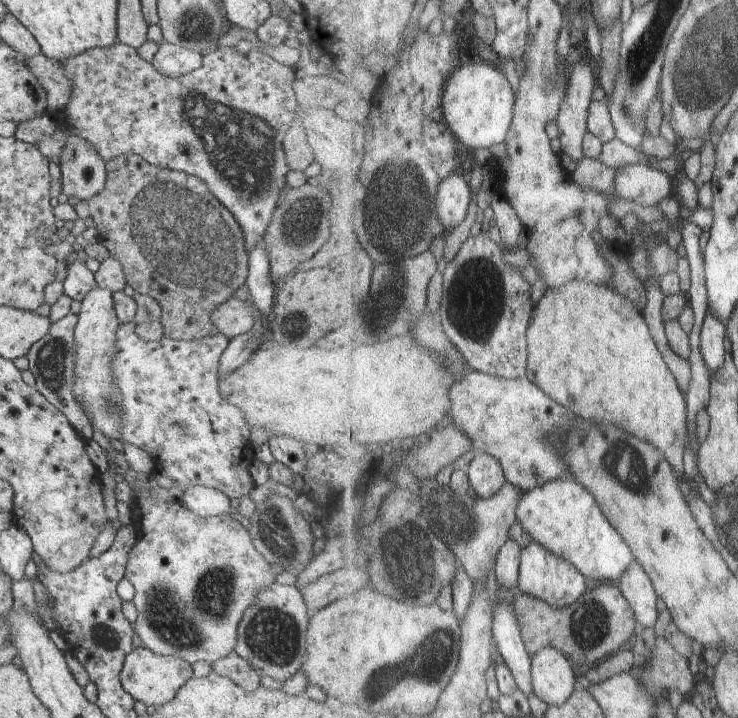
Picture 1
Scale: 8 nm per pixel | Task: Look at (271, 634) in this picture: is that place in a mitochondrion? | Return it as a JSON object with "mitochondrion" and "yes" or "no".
{"mitochondrion":"yes"}

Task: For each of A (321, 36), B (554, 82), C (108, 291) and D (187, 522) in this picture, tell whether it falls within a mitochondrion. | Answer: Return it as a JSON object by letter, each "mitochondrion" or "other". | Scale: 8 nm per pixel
{"A":"other","B":"mitochondrion","C":"other","D":"other"}

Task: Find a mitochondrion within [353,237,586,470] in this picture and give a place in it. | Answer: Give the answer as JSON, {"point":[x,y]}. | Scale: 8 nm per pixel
{"point":[476,307]}

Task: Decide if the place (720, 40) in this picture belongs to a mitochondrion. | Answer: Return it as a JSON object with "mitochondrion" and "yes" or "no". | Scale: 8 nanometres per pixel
{"mitochondrion":"yes"}

